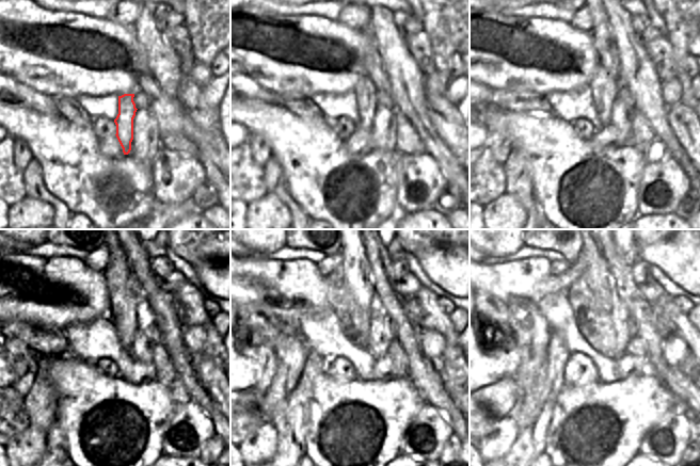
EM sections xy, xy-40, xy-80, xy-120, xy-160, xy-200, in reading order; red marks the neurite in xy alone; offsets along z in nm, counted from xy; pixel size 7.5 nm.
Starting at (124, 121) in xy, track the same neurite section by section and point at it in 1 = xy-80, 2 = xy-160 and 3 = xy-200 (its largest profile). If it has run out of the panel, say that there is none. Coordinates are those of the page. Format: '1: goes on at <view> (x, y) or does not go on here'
1: goes on at xy-80 (604, 86)
2: goes on at xy-160 (356, 269)
3: goes on at xy-200 (597, 270)

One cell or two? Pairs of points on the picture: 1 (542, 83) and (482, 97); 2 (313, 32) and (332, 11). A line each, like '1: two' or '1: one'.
1: two
2: two

